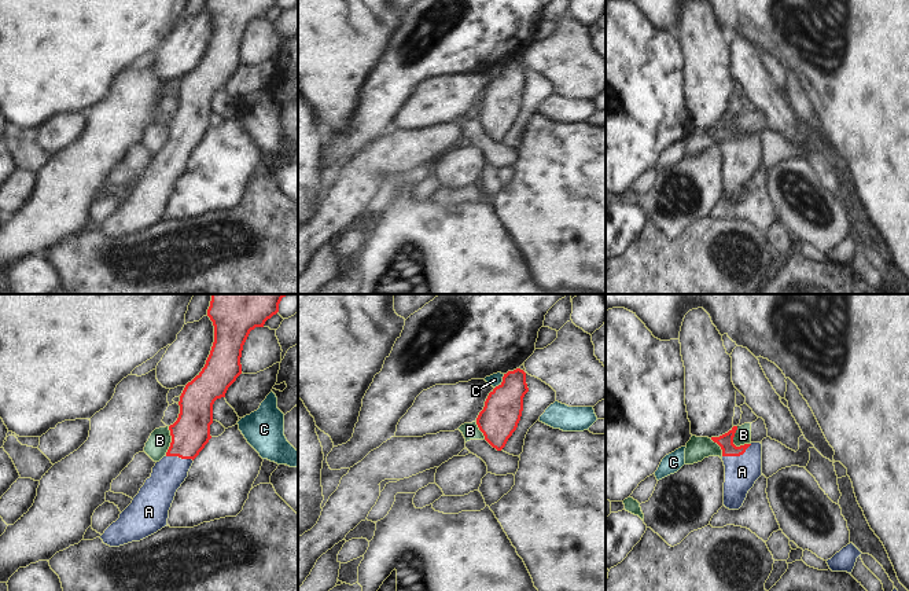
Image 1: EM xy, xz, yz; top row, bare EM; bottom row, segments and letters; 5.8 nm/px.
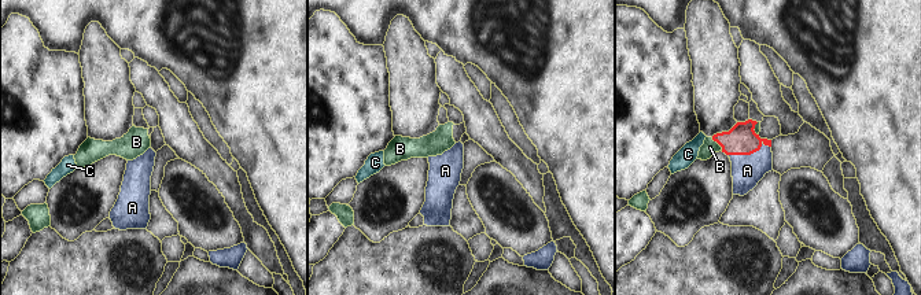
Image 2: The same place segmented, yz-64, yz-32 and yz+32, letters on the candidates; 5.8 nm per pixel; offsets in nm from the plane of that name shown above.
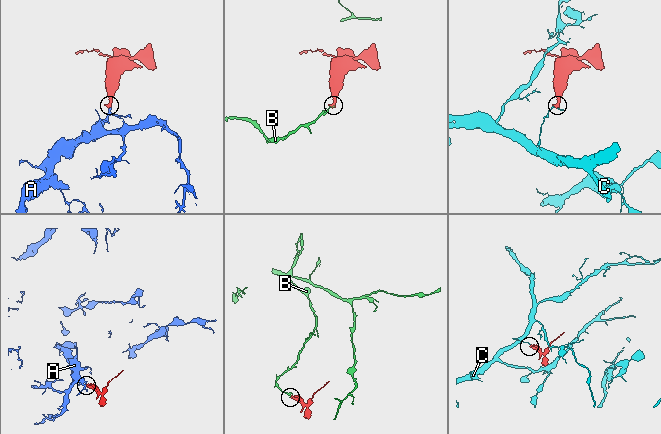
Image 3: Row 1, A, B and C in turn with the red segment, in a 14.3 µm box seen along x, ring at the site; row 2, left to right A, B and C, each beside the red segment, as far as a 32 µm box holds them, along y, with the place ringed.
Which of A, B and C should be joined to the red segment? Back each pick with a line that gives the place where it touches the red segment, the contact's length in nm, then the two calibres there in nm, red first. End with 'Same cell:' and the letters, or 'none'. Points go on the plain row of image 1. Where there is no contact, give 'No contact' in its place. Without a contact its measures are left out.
A: Touches red at yz (736, 147). Shared border 190 nm. Thickness 90 nm (red) against 190 nm
Same cell: A.

